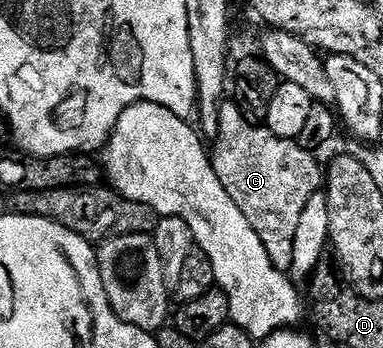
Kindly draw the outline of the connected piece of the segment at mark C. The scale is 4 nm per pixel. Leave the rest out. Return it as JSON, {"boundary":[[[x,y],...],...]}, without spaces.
{"boundary":[[[232,102],[220,105],[218,132],[212,144],[213,170],[223,190],[231,202],[243,210],[274,266],[280,272],[288,273],[293,266],[295,229],[299,227],[303,206],[307,206],[314,192],[323,184],[322,165],[320,168],[313,157],[316,155],[296,140],[280,140],[271,135],[268,128],[248,124]]]}

